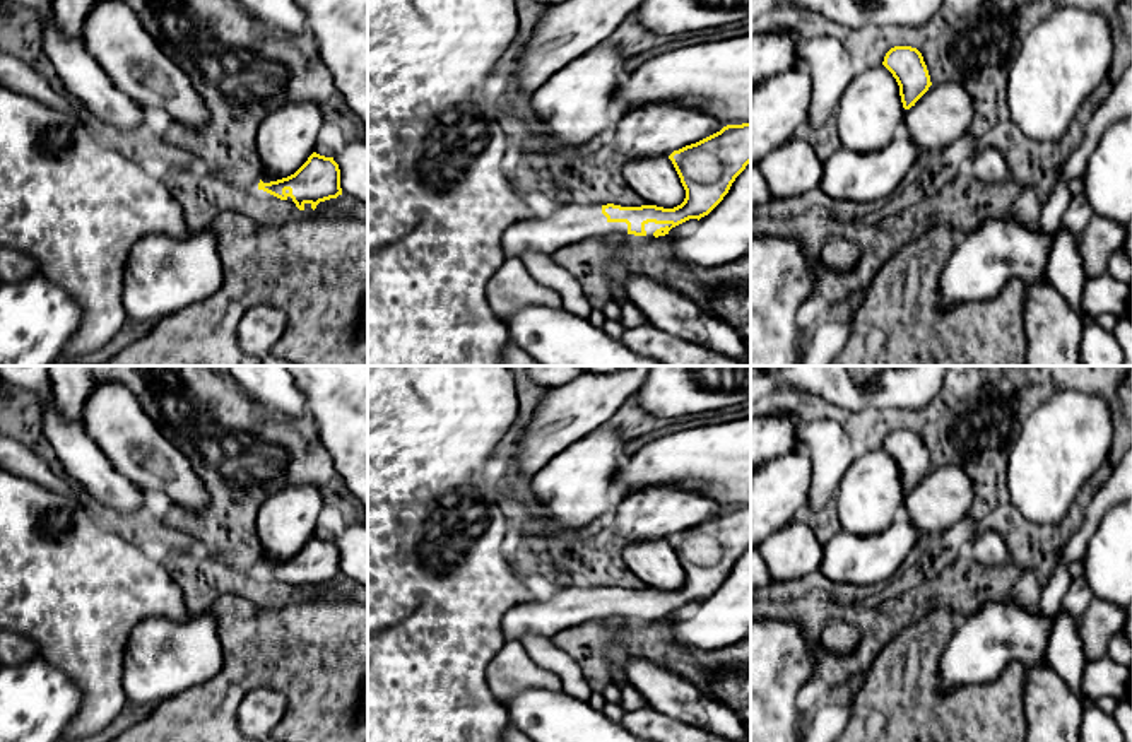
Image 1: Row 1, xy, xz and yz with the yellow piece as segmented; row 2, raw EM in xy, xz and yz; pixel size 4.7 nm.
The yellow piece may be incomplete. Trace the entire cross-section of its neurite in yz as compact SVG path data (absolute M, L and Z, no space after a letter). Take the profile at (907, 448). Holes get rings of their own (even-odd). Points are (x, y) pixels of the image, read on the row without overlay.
M894 429L886 436L882 448L896 462L905 492L915 489L932 468L923 439L917 431Z

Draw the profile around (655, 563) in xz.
M669 539L636 540L621 551L621 557L645 588L674 592L686 581L686 573Z

